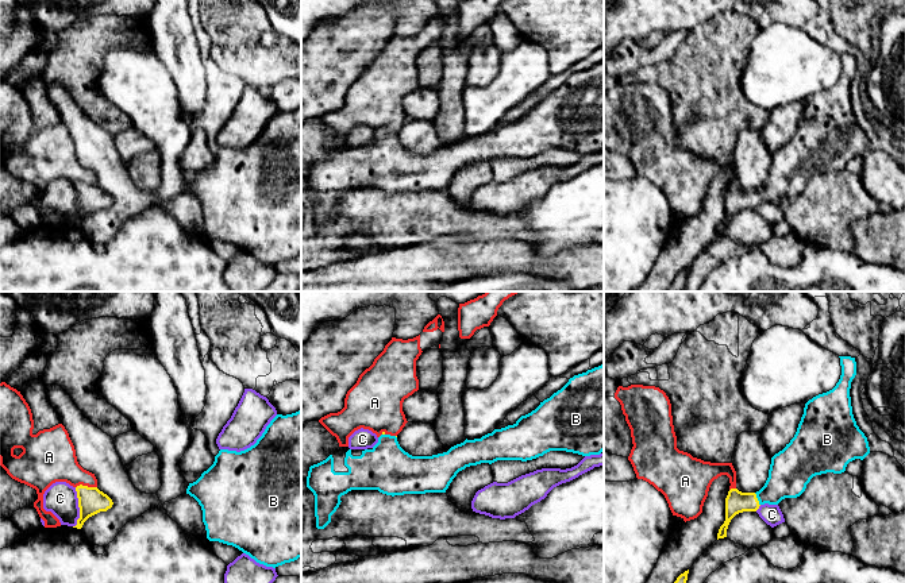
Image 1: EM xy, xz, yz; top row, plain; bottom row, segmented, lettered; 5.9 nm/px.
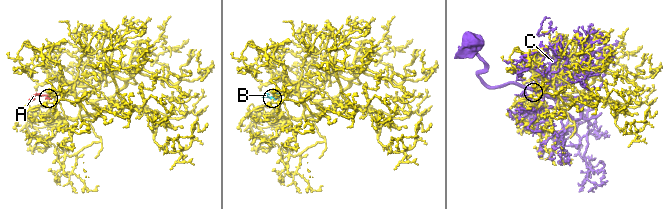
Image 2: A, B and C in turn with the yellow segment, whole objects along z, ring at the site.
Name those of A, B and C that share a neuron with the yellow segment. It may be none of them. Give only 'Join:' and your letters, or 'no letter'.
Join: B

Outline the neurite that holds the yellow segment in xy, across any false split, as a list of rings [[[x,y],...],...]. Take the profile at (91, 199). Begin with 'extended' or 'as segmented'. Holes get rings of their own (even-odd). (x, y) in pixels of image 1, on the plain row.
as segmented | [[[80,182],[76,185],[76,189],[78,196],[80,216],[77,217],[77,223],[73,225],[81,227],[89,215],[100,209],[107,209],[113,202],[112,197],[97,185]]]

